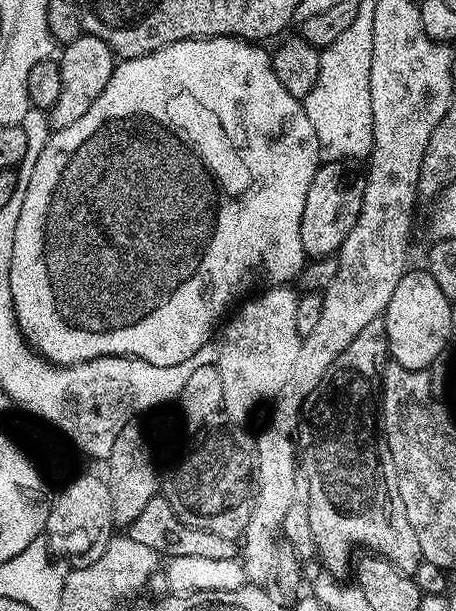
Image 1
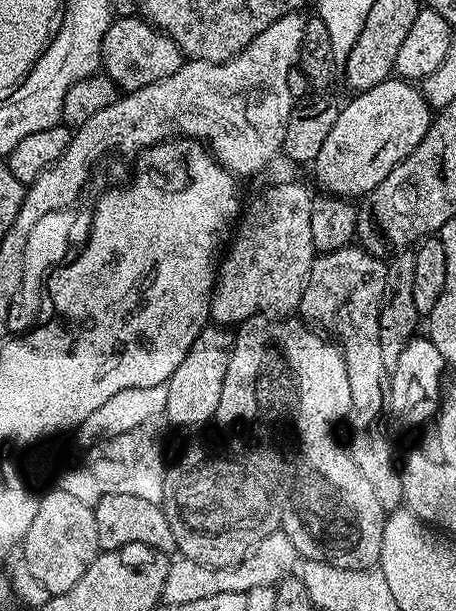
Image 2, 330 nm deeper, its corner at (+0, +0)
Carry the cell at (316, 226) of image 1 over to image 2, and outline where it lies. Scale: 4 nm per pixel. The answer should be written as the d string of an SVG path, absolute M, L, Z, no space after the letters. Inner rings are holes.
M399 78L386 79L352 97L349 104L341 107L338 122L334 122L326 142L322 142L314 169L325 193L363 198L426 138L434 112L415 83Z

